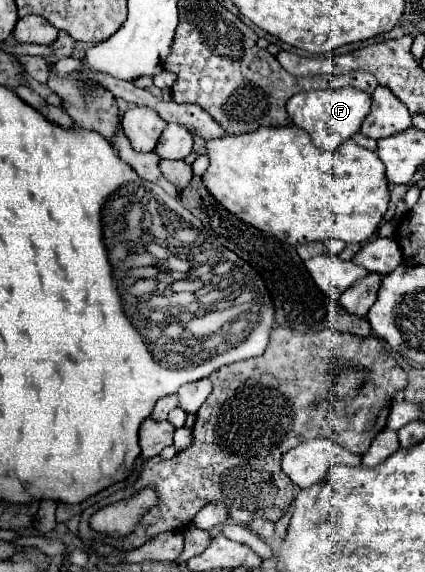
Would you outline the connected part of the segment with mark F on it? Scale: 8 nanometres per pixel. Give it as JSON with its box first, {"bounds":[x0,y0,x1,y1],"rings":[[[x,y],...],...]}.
{"bounds":[286,88,370,150],"rings":[[[340,88],[340,90],[308,90],[294,94],[286,104],[288,116],[298,128],[304,128],[312,142],[324,150],[336,150],[344,140],[356,134],[368,116],[370,94],[358,88]]]}

